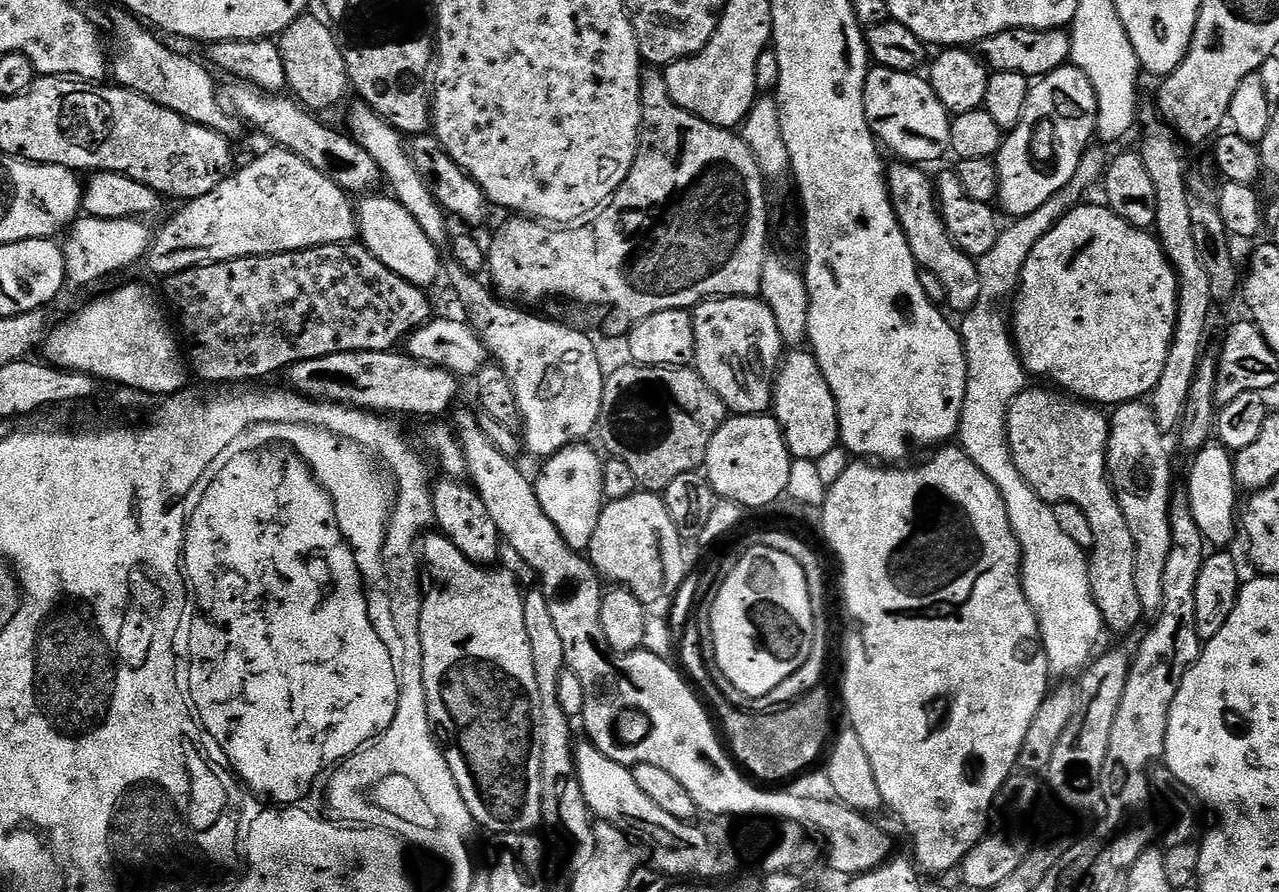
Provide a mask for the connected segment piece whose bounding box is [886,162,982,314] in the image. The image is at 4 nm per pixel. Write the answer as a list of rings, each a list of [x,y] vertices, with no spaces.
[[[896,162],[887,169],[888,200],[896,215],[896,221],[904,232],[912,257],[923,271],[934,274],[942,282],[944,304],[959,314],[971,312],[982,294],[982,278],[976,269],[977,261],[960,251],[950,238],[944,220],[940,216],[940,206],[936,202],[933,177],[927,176],[923,167],[907,162]]]

